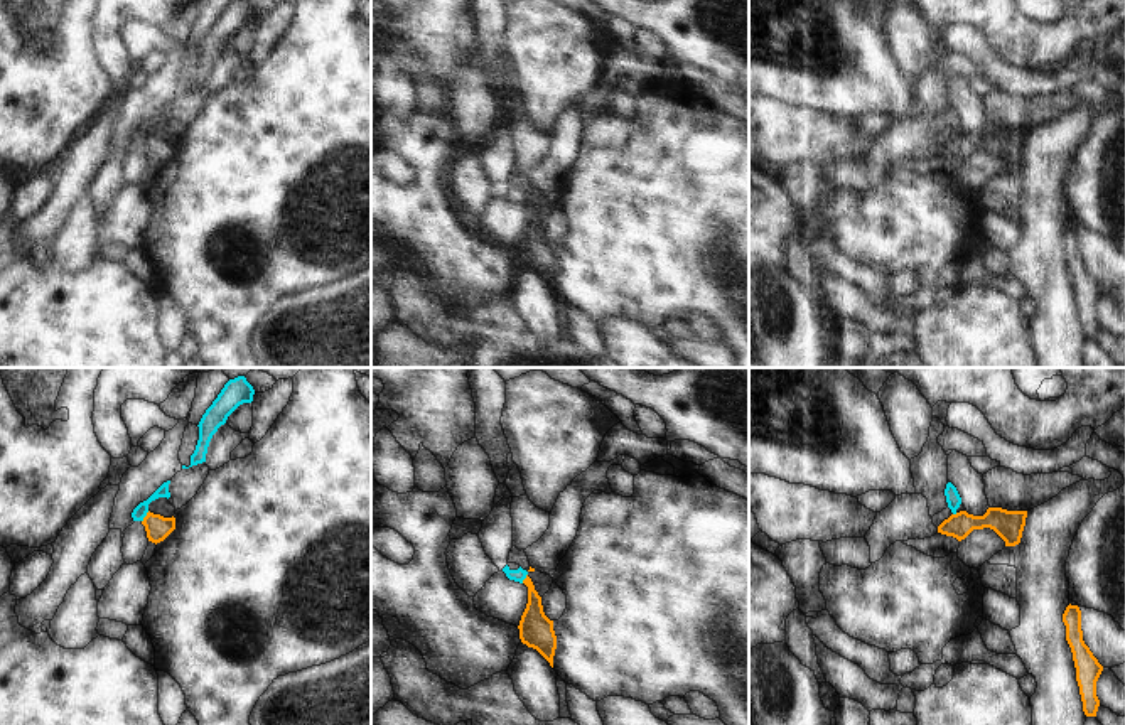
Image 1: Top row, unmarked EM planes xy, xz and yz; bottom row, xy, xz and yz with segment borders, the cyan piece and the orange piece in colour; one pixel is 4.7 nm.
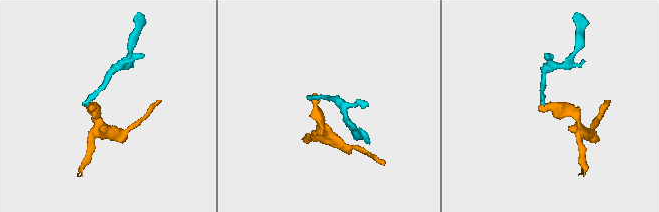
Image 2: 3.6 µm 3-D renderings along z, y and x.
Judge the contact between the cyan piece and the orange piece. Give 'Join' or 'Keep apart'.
Keep apart.

